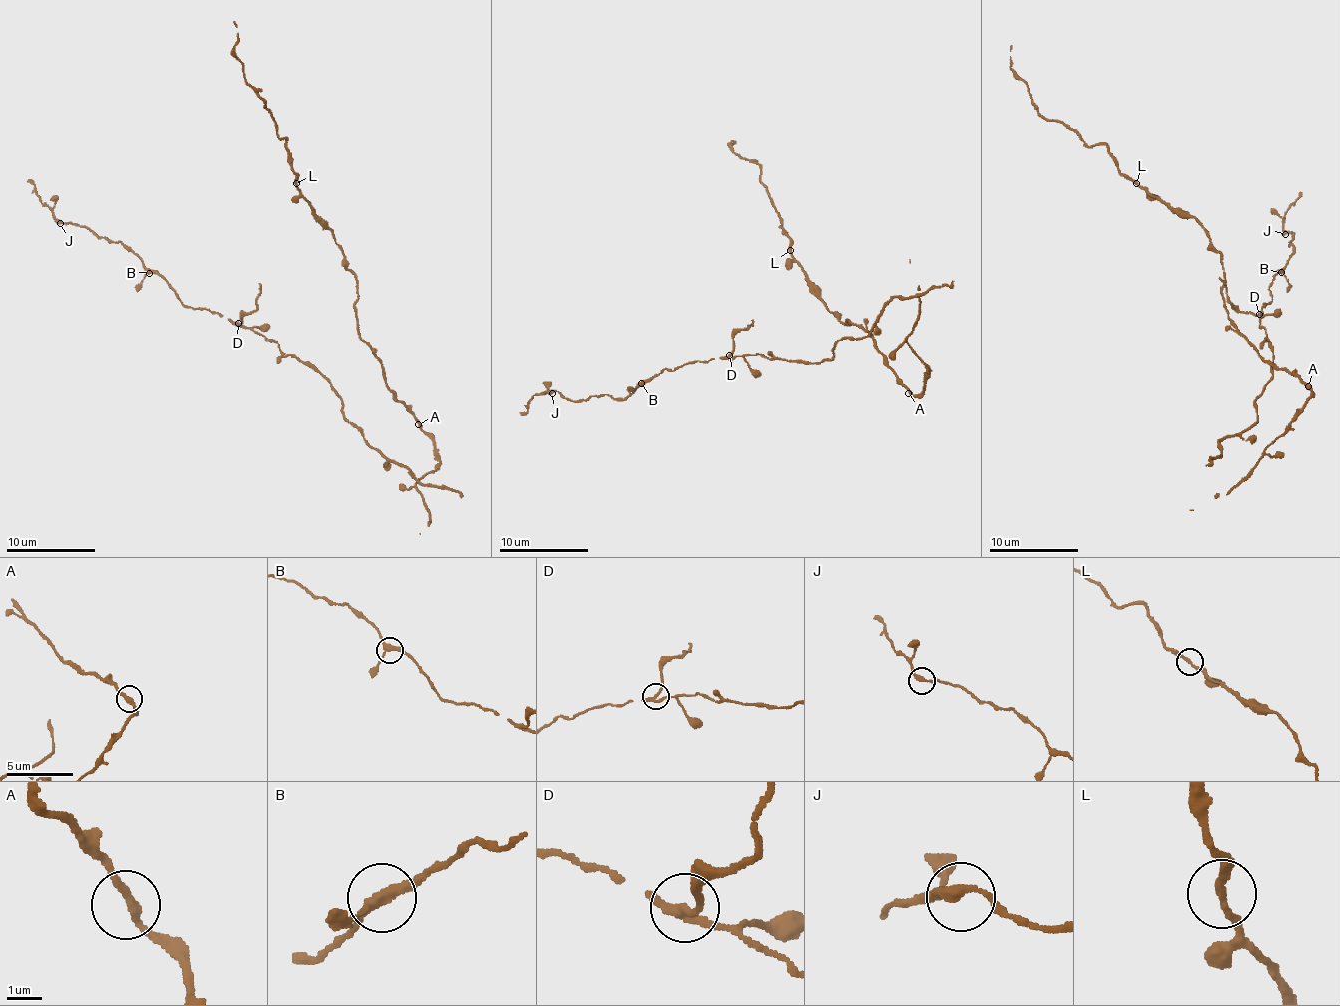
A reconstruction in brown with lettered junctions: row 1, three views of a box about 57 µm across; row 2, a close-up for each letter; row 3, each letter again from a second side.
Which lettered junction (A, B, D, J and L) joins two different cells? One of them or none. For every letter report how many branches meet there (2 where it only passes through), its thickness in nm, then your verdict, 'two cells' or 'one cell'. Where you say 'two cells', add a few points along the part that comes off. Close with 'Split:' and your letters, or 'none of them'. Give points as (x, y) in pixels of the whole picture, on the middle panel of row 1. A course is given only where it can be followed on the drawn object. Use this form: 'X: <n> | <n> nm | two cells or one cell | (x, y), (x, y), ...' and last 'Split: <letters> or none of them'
A: 2 | 240 nm | one cell
B: 3 | 280 nm | one cell
D: 3 | 200 nm | two cells | (729, 355), (733, 335), (749, 327), (751, 320)
J: 2 | 260 nm | one cell
L: 2 | 200 nm | one cell
Split: D

